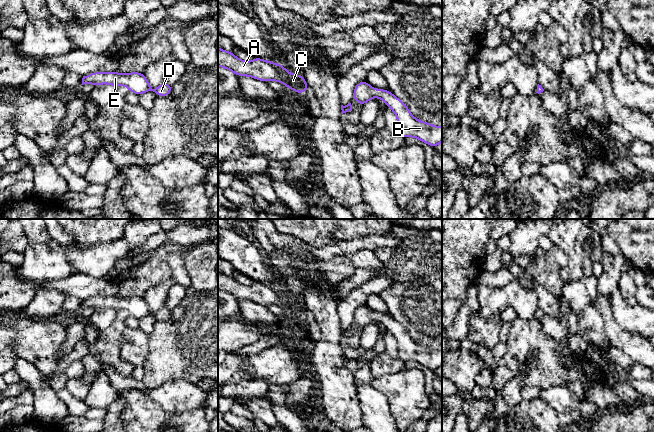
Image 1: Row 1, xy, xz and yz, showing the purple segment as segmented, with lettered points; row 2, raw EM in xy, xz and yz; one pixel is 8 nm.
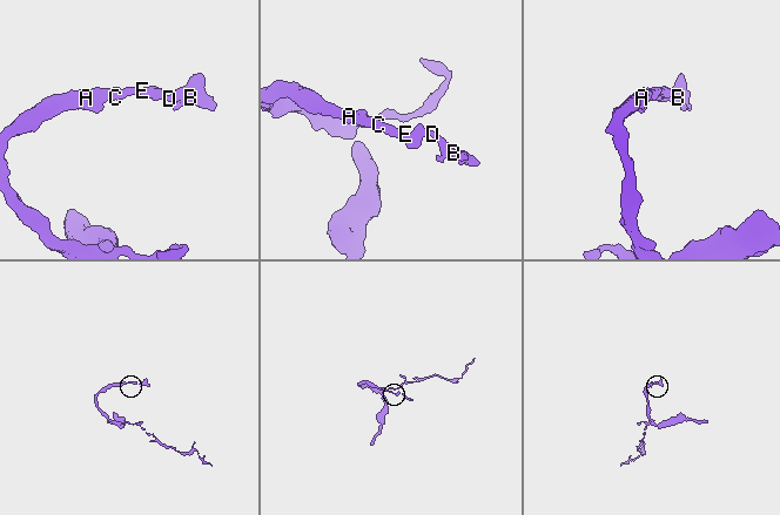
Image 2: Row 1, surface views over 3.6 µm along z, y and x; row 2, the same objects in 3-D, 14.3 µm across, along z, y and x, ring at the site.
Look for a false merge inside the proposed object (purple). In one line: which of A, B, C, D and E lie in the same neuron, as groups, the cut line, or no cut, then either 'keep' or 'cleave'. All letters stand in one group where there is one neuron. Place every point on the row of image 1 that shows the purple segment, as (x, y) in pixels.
A B C D E | no cut | keep

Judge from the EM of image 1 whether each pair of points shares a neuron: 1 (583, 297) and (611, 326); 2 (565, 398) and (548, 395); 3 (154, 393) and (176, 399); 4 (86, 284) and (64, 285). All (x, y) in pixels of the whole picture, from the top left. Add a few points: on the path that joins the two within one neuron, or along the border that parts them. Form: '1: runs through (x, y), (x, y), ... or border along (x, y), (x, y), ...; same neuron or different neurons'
1: border along (597, 298), (592, 303); different neurons
2: runs through (561, 398), (552, 395); same neuron
3: runs through (159, 394), (171, 395); same neuron
4: runs through (81, 285), (69, 285); same neuron

